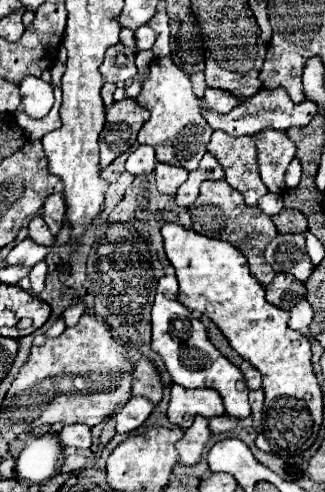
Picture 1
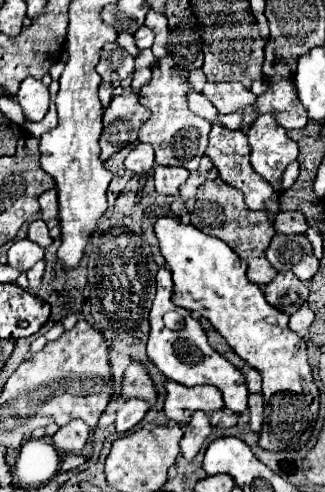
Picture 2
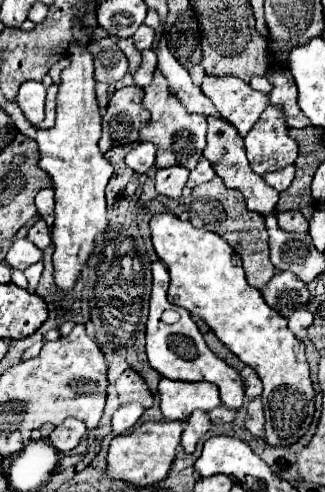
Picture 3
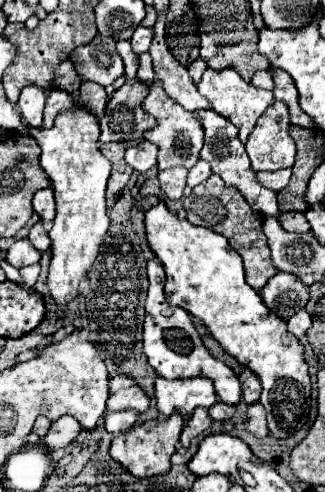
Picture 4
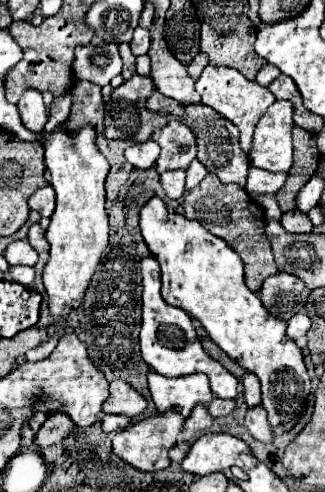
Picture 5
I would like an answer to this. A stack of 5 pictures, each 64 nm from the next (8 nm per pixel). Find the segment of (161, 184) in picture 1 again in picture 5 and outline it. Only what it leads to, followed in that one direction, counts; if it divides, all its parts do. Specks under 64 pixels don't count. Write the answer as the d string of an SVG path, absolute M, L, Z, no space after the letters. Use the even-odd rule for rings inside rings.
M170 170L170 172L160 174L160 182L168 198L178 200L184 196L184 178L186 178L184 170Z

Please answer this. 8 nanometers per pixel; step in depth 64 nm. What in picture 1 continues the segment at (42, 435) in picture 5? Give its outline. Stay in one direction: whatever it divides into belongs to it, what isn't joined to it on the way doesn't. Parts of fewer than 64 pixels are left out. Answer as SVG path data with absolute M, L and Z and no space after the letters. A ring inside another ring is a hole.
M70 424L58 432L58 438L64 446L74 448L90 448L92 446L92 430L86 424Z

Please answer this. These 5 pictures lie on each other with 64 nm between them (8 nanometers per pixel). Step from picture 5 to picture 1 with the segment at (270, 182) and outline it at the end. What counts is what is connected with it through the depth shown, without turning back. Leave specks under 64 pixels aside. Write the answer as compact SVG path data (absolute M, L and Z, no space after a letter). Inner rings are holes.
M294 158L292 164L286 170L286 186L288 188L296 188L298 182L300 182L300 176L302 176L302 168L300 168L300 162Z

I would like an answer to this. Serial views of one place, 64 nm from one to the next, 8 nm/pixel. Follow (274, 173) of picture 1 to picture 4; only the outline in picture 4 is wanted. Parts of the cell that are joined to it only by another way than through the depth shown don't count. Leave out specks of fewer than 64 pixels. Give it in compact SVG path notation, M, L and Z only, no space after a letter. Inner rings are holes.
M274 102L258 118L252 134L246 140L246 152L252 162L252 170L280 170L290 168L296 156L296 144L288 134L290 120L284 102Z

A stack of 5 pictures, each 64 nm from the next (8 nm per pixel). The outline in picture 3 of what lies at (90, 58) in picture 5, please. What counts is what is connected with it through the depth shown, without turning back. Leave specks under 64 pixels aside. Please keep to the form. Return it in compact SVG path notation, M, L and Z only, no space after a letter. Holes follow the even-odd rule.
M108 36L108 38L96 40L96 44L92 44L90 52L94 56L94 68L96 68L94 74L96 74L98 82L116 84L128 72L128 58L116 46L116 38Z

